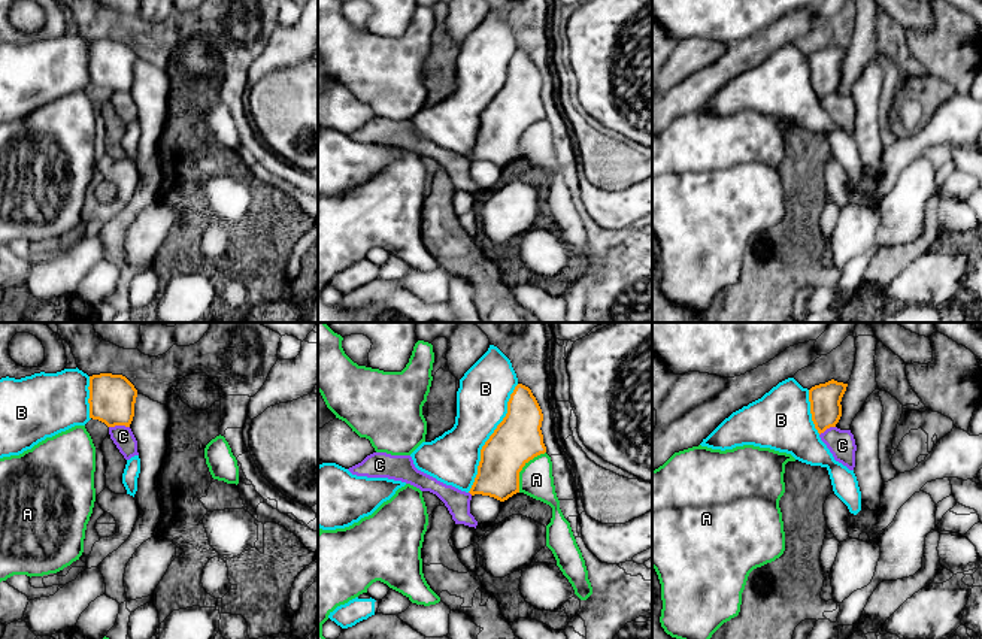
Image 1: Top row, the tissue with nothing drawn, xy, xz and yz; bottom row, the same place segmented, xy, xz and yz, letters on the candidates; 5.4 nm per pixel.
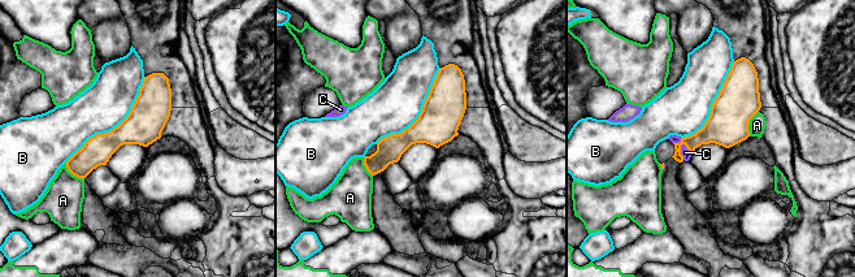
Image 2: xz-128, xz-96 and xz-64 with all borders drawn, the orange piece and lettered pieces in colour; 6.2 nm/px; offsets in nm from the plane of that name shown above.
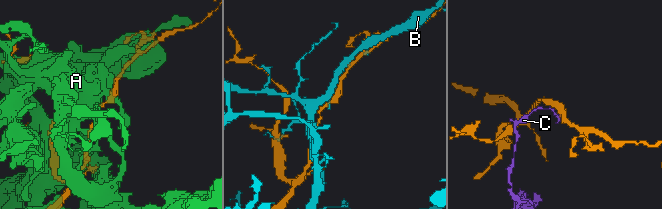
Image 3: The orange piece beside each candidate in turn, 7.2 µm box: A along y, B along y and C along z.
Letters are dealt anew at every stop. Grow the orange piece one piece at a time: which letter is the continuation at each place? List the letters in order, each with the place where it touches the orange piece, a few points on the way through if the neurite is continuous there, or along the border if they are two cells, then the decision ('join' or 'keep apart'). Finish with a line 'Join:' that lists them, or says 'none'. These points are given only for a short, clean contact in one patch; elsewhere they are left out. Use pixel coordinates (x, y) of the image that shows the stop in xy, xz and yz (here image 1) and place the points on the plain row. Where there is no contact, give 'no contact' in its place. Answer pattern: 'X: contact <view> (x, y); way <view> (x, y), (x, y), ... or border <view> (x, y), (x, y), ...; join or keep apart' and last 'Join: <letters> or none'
A: contact xz (521, 135); keep apart
B: contact xz (490, 103); keep apart
C: contact xy (118, 90); border xy (129, 91), (109, 93); keep apart
Join: none

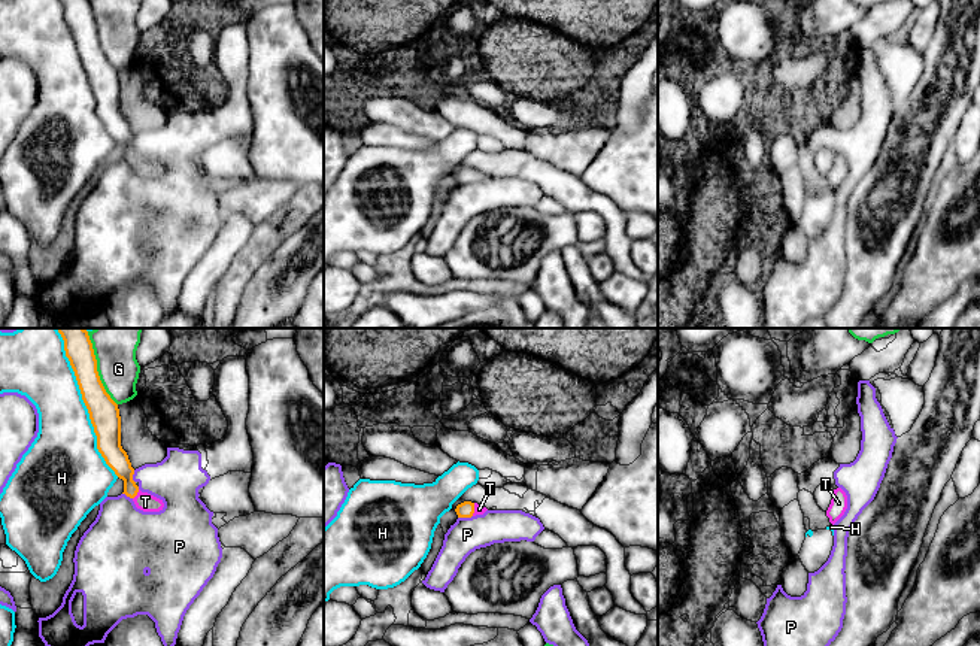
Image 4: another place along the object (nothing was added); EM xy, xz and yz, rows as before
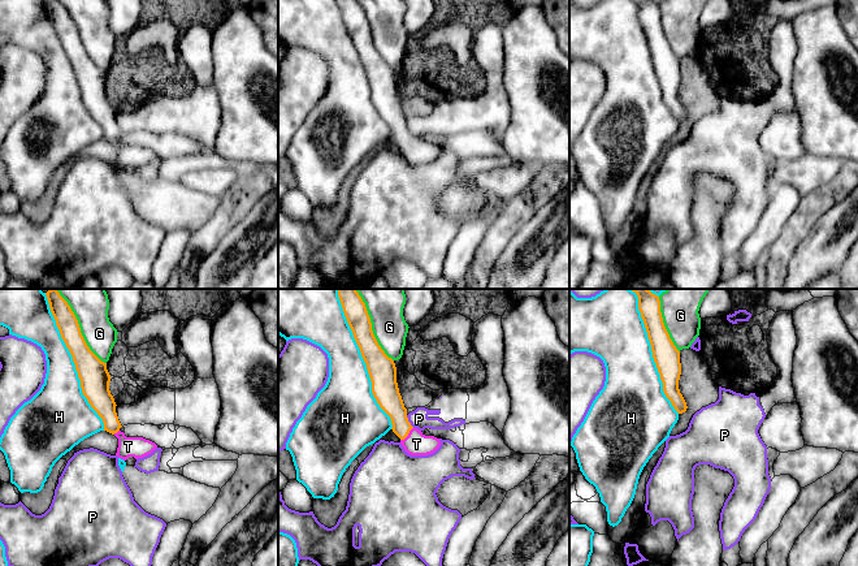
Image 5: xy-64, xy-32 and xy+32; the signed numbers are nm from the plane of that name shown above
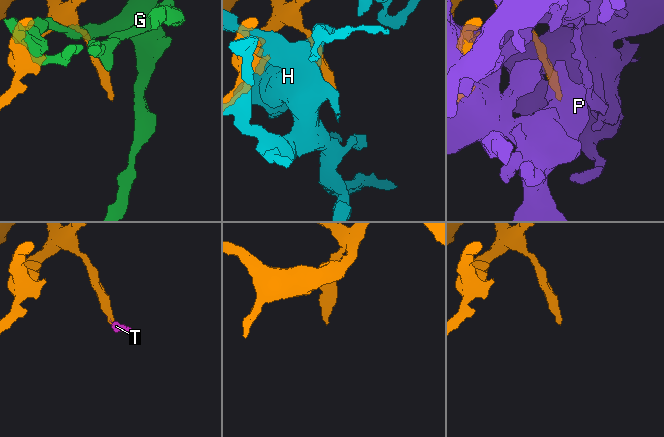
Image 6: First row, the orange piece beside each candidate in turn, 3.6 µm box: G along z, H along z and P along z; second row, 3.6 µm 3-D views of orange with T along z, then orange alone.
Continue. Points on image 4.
G: contact xy (96, 36); keep apart
H: contact xy (85, 70); keep apart
P: contact xz (464, 182); keep apart
T: contact xy (136, 160); way xy (115, 123), (136, 160), (145, 167); join
Join: T

